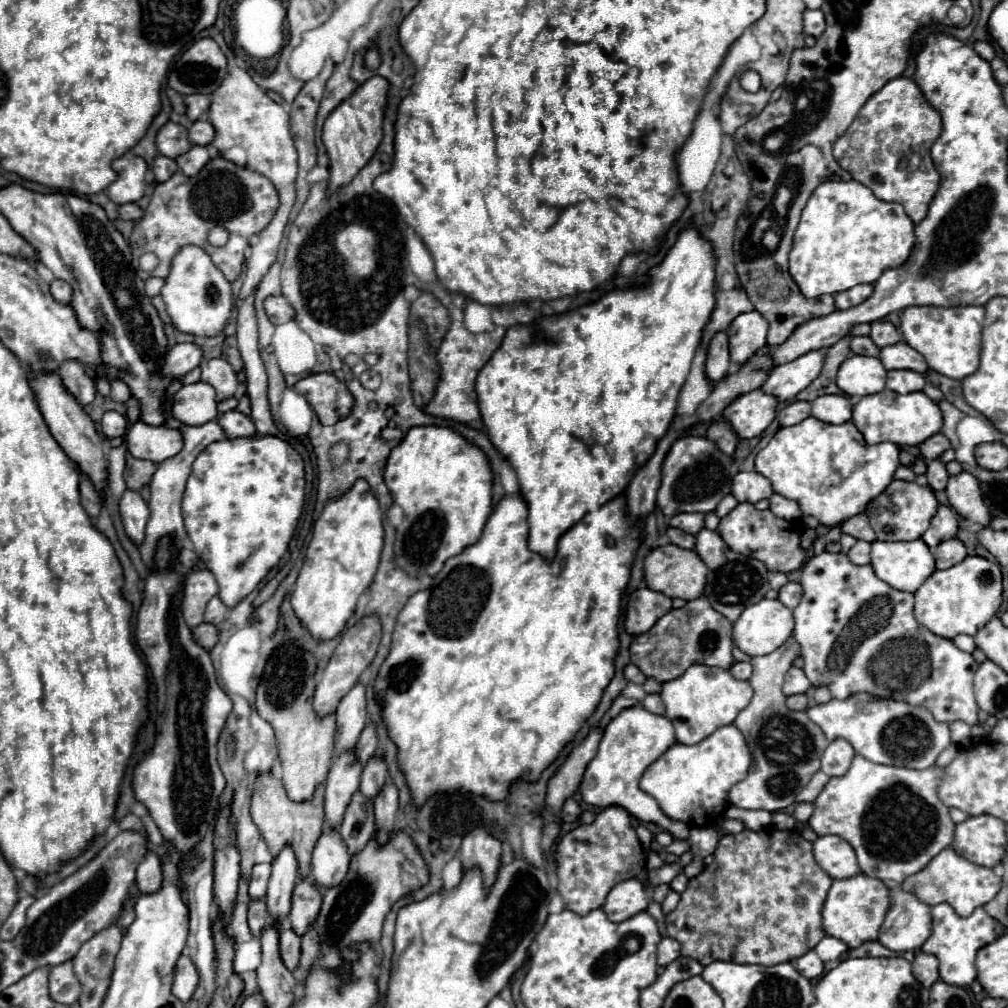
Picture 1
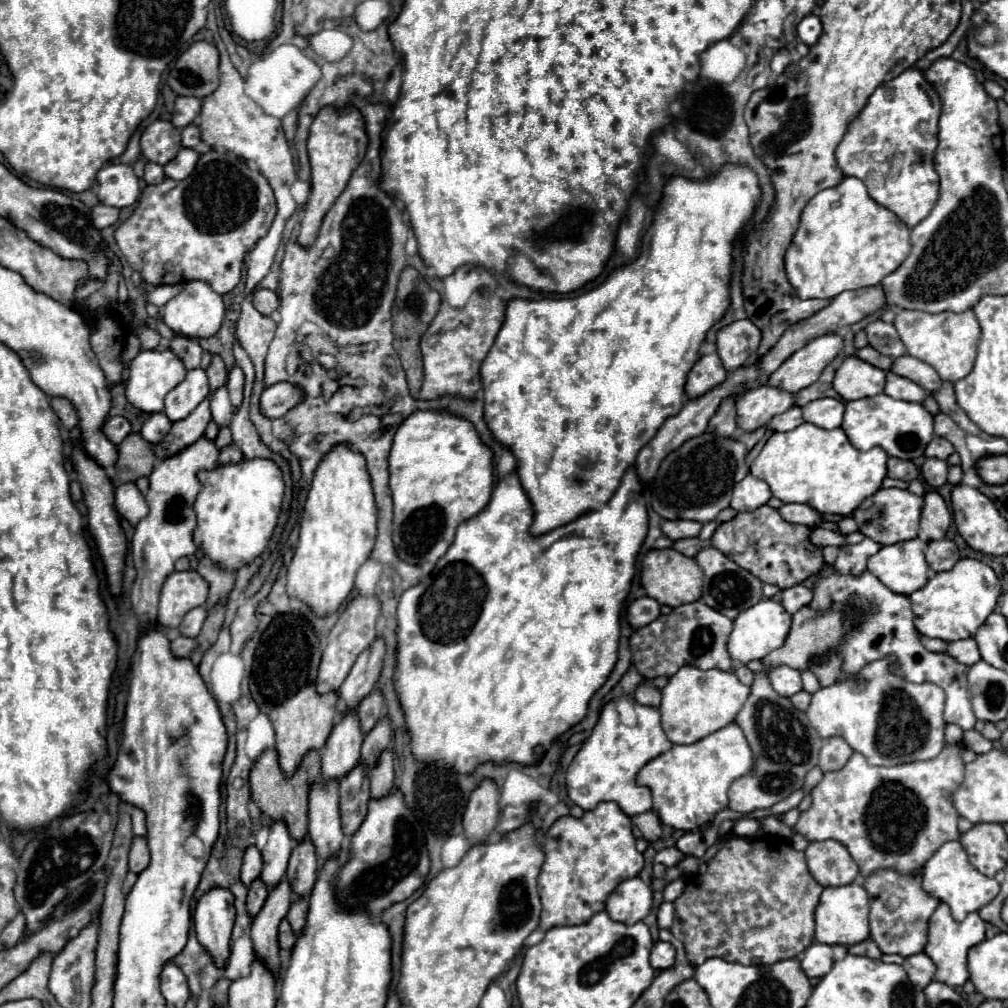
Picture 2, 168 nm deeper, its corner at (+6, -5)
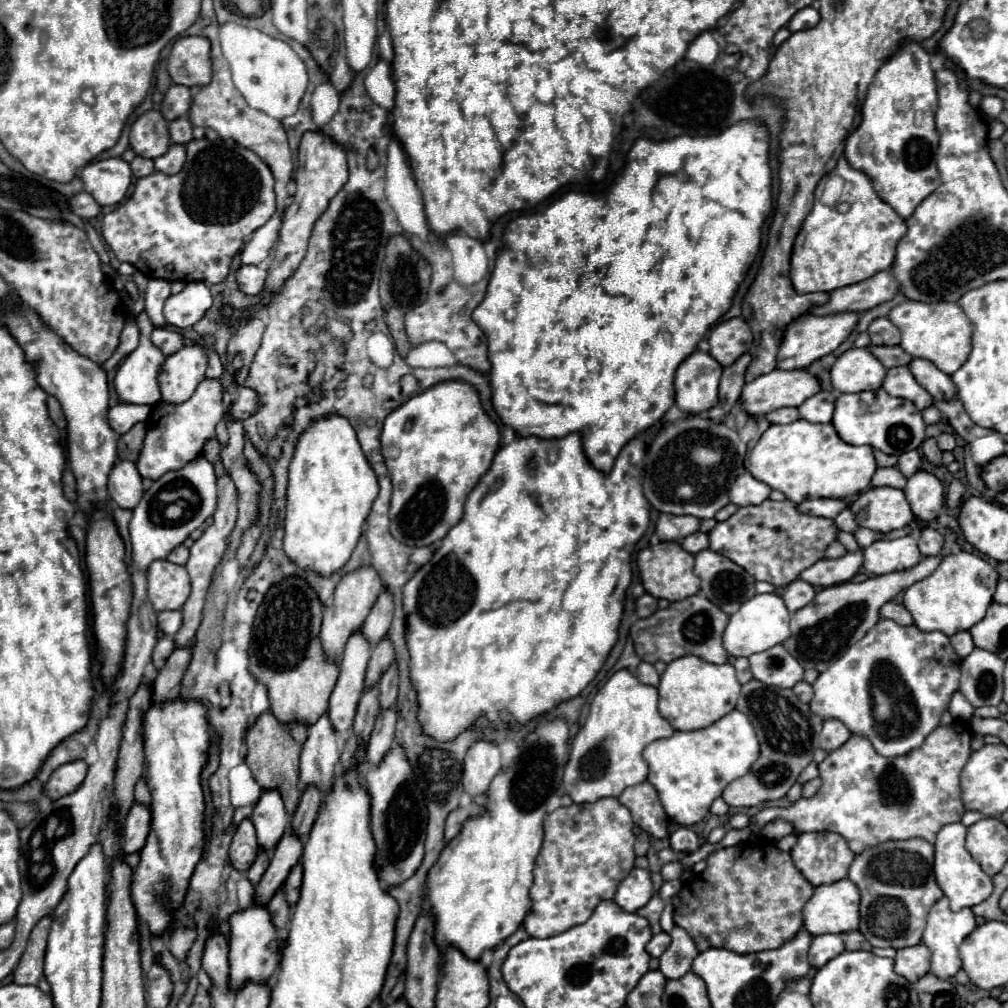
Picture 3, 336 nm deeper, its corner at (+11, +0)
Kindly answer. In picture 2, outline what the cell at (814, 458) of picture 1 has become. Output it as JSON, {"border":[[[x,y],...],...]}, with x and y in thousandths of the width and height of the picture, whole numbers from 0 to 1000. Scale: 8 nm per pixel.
{"border":[[[799,419],[785,429],[769,429],[747,456],[745,470],[759,476],[767,492],[779,500],[801,500],[816,512],[844,512],[854,496],[874,484],[880,472],[880,456],[882,452],[876,444],[864,444],[860,448],[846,444],[836,425],[818,427]]]}

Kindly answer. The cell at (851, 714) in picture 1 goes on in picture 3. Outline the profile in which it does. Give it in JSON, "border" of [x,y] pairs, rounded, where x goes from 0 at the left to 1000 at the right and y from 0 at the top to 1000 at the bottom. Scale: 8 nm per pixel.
{"border":[[[873,614],[851,638],[847,638],[831,656],[827,656],[808,678],[806,707],[815,713],[833,713],[845,727],[857,729],[877,751],[897,749],[911,743],[921,727],[933,717],[940,693],[952,684],[952,654],[935,626],[913,626],[909,620],[893,620],[885,614]]]}

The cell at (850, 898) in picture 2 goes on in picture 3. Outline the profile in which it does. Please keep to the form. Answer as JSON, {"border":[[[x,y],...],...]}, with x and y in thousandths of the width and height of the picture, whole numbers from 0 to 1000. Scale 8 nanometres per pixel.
{"border":[[[843,872],[813,878],[798,898],[798,920],[810,930],[851,922],[853,886]]]}

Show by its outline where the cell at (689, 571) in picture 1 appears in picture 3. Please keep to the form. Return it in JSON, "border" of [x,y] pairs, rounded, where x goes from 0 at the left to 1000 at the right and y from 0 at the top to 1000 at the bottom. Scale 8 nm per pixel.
{"border":[[[661,537],[661,539],[653,539],[637,545],[633,549],[631,559],[633,559],[635,574],[641,588],[645,588],[651,594],[677,596],[694,586],[694,574],[688,570],[688,551],[679,547],[671,537]]]}

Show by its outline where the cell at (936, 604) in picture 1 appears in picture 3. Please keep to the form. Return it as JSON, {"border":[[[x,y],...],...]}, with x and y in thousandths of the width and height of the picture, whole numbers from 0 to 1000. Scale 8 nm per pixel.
{"border":[[[950,547],[938,551],[925,570],[899,584],[897,602],[903,606],[907,620],[911,624],[946,630],[950,626],[962,624],[972,614],[976,614],[976,608],[984,598],[988,578],[990,568],[986,563],[982,563],[974,553],[966,549]]]}

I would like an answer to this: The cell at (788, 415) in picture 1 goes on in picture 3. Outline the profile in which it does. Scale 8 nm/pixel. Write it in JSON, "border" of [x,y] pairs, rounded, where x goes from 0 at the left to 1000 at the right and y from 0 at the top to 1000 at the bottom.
{"border":[[[778,404],[778,406],[770,406],[770,408],[762,410],[760,416],[764,420],[786,420],[786,418],[790,418],[794,414],[792,414],[792,406],[790,404]]]}

